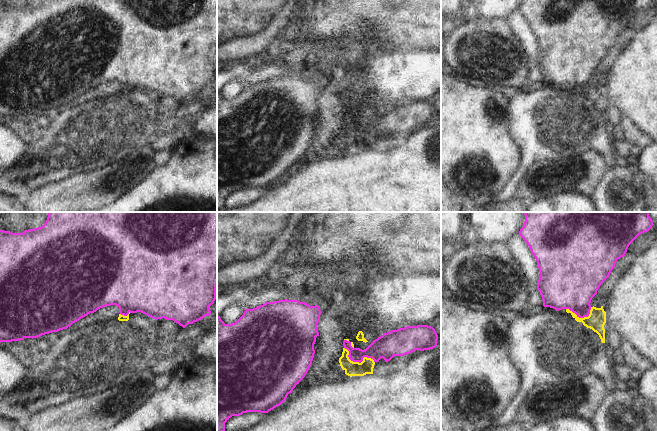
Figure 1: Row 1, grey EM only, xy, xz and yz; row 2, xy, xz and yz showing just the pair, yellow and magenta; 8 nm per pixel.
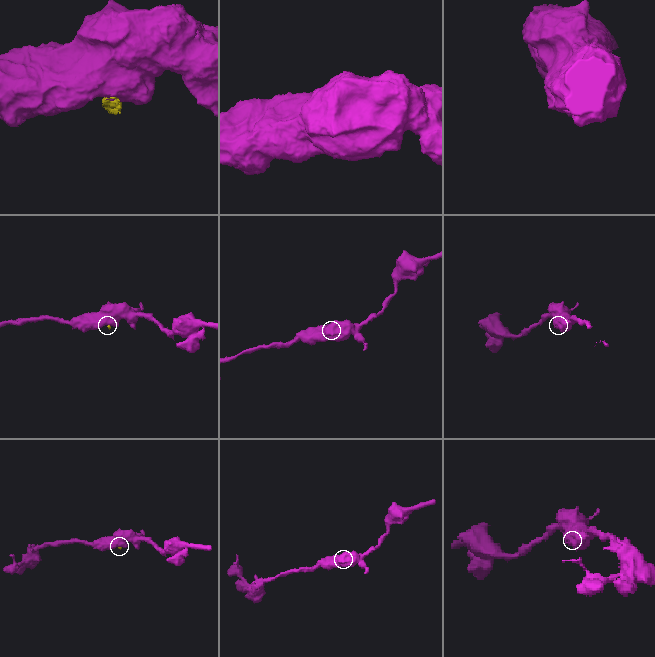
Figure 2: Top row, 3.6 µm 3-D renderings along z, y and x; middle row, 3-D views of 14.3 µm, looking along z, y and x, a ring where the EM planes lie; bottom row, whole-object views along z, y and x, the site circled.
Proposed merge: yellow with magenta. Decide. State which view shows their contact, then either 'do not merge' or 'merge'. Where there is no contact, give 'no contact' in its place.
meets yellow in xz; do not merge

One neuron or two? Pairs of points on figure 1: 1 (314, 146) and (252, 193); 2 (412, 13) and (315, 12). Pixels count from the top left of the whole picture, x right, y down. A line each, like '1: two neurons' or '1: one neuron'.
1: two neurons
2: one neuron

